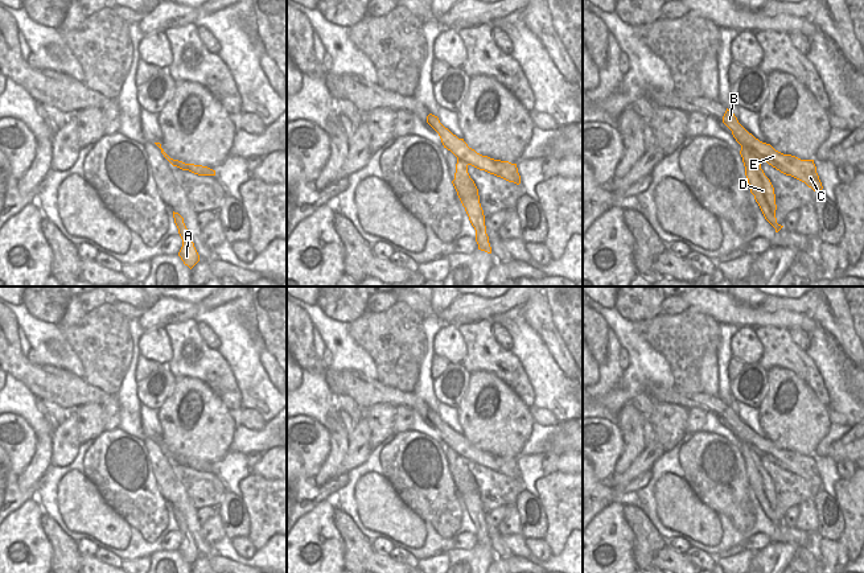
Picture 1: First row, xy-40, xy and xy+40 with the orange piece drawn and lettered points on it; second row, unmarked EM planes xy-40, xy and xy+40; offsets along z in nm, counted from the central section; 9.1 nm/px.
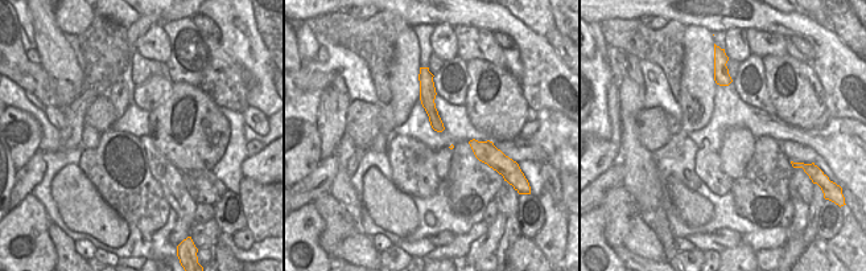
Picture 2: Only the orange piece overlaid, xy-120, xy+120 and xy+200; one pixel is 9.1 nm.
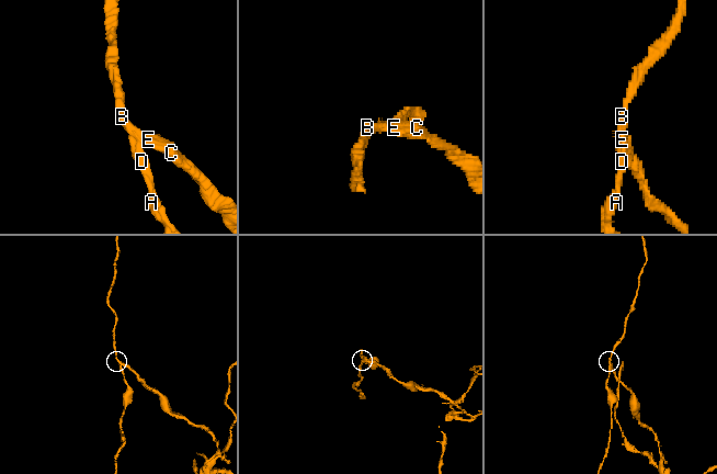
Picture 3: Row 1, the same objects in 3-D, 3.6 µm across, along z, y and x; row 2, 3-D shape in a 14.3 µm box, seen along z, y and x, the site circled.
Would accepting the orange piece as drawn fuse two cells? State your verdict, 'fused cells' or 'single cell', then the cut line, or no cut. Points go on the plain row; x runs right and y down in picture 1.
fused cells; cut in xy+40 along (765, 438), (752, 448), (760, 457)

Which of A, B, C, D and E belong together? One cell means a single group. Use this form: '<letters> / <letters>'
A B D / C E

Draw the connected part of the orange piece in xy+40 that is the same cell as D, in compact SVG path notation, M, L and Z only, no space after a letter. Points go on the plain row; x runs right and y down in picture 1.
M728 404L723 412L723 419L732 426L733 433L741 441L740 450L745 462L750 489L754 491L765 515L778 528L783 522L778 520L775 514L777 500L774 483L761 465L761 457L752 449L756 444L764 444L765 438L749 429Z

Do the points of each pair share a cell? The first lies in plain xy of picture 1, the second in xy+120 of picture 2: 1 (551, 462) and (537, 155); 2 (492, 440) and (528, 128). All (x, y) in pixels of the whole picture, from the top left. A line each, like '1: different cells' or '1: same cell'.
1: different cells
2: different cells

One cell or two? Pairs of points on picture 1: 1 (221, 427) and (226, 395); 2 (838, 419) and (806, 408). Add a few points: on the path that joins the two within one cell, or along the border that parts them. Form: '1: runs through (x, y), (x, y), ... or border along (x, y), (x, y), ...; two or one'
1: border along (202, 382), (229, 409); two
2: border along (827, 409), (827, 417), (831, 423); two

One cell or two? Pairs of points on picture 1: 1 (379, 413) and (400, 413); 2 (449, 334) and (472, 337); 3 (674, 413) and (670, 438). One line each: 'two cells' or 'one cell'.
1: two cells
2: two cells
3: one cell

